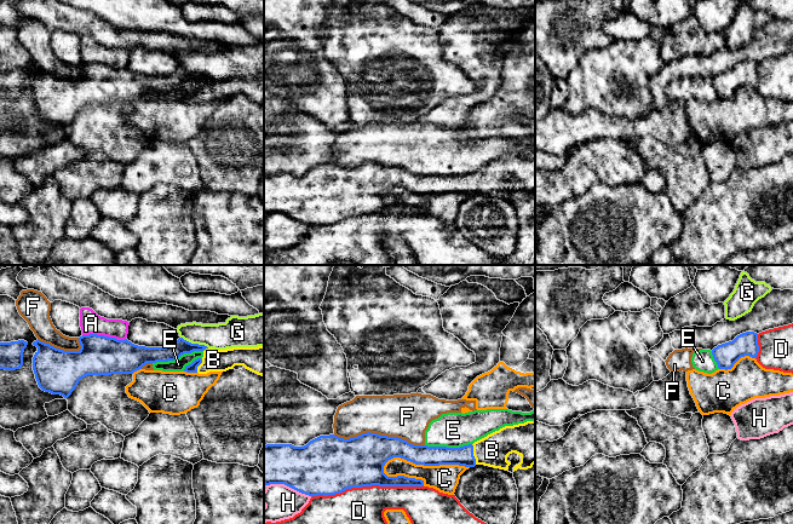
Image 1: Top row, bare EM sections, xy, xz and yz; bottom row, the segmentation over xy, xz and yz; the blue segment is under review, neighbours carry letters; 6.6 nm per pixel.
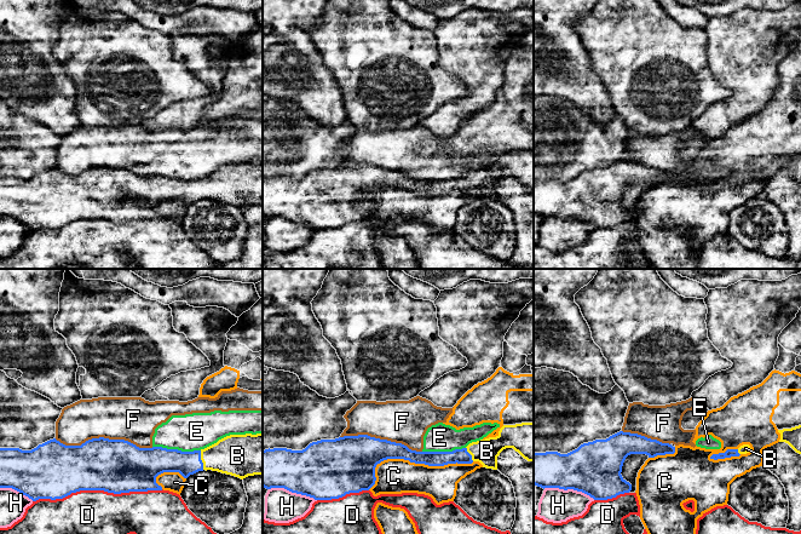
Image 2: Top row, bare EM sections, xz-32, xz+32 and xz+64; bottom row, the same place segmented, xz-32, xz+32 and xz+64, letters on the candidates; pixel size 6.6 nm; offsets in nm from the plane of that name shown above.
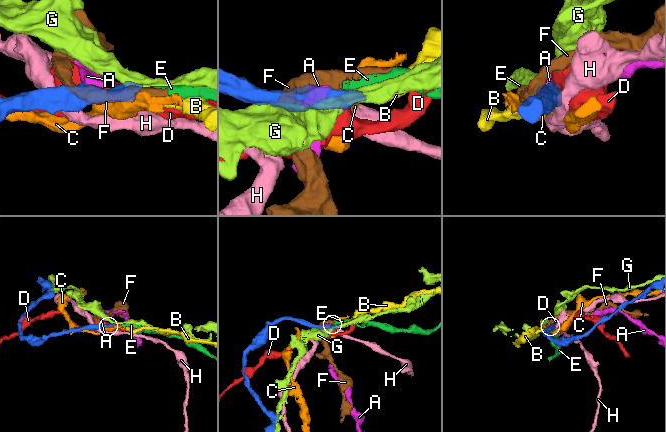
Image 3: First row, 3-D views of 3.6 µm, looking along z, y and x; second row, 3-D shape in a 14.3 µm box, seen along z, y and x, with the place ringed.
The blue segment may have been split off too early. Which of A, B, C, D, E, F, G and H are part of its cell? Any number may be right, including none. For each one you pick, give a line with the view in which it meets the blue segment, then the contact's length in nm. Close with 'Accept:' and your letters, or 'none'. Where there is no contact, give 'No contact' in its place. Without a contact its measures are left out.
B: Touches blue in xz. Shared border 140 nm
Accept: B

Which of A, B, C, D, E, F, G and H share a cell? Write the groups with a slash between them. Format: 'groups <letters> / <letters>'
groups A / B / C / D / E F / G / H

